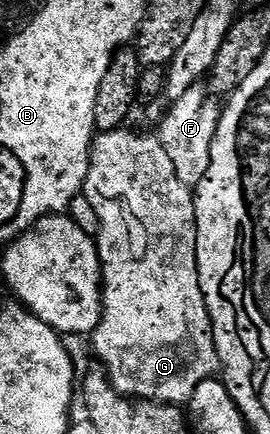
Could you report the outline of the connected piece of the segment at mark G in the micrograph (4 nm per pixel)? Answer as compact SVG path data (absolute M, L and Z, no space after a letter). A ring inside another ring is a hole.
M120 128L118 130L104 130L96 133L95 137L91 139L91 159L89 160L89 172L87 179L83 185L83 194L87 196L89 203L93 204L96 209L96 214L100 220L99 233L97 235L97 245L99 248L99 263L103 269L103 317L99 319L97 328L93 335L95 341L95 354L100 358L102 369L106 370L107 377L111 379L111 384L114 386L115 391L122 394L124 398L132 400L146 400L148 402L170 402L172 404L187 404L193 396L194 389L197 384L201 384L207 378L215 378L217 371L220 369L219 357L217 356L217 348L213 340L213 324L209 316L209 308L205 304L205 296L203 289L199 283L199 265L197 264L197 220L195 219L195 195L192 187L183 186L181 180L177 180L177 172L173 172L173 163L169 161L169 156L165 153L165 148L159 143L158 137L154 133L151 134L138 134L135 130L127 130L128 128Z

